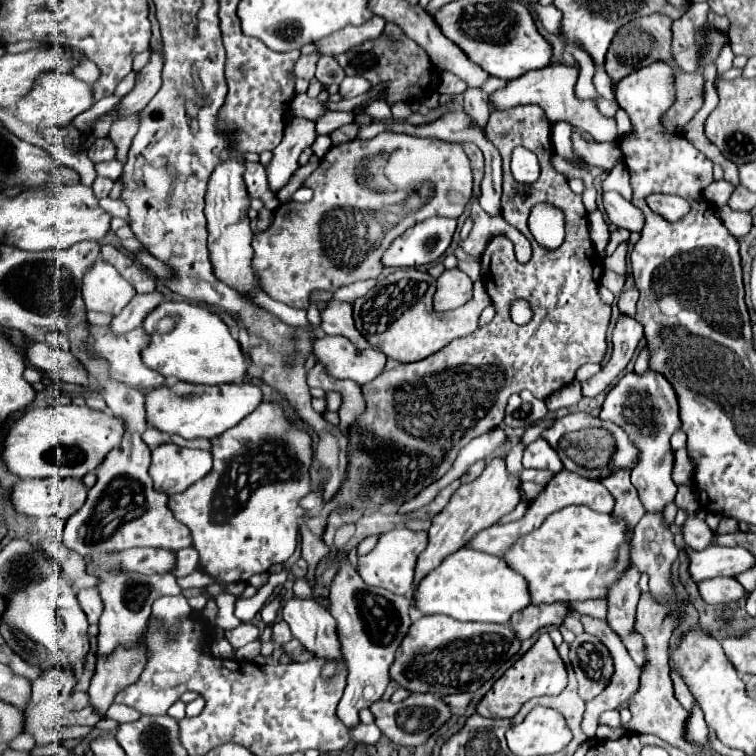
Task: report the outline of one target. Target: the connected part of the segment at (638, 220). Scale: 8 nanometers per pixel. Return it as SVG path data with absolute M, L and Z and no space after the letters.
M615 191L603 193L603 207L613 225L629 229L629 231L643 229L643 213L631 201L623 199L619 193Z

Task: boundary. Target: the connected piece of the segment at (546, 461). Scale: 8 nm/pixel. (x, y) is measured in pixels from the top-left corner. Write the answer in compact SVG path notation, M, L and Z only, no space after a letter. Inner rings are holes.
M537 439L537 441L533 441L533 443L527 445L527 449L523 453L523 467L531 467L531 469L551 469L555 473L563 469L559 455L543 439Z

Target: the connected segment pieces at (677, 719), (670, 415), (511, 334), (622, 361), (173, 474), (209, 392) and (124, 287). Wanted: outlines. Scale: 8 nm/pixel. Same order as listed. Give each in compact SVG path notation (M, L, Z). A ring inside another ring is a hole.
M643 593L637 605L637 617L635 617L635 633L643 637L643 643L647 645L647 665L643 665L641 675L639 675L639 687L633 693L631 701L627 701L629 711L633 713L631 721L621 725L627 733L651 733L657 737L663 737L667 743L683 749L687 755L695 753L695 747L689 745L683 739L685 731L685 719L689 711L685 711L679 701L673 697L673 687L669 679L669 637L671 631L677 627L677 615L669 613L675 611L673 607L663 607L659 605L649 593Z
M647 371L645 375L635 375L627 373L605 397L603 409L601 409L601 419L615 421L621 425L631 441L639 447L639 463L631 471L631 483L639 491L639 499L645 507L647 513L661 513L667 503L675 499L677 485L671 479L671 467L673 467L673 451L669 445L669 437L675 429L681 427L679 421L679 409L677 409L677 399L675 391L669 385L669 381L653 371Z
M517 105L507 111L493 111L485 131L487 131L487 139L499 149L503 157L501 215L509 225L515 225L531 241L533 257L527 265L521 265L515 259L513 243L509 239L505 237L491 239L491 243L487 245L481 257L481 279L491 297L491 303L495 305L493 321L487 327L471 333L469 337L451 341L447 347L443 347L439 353L427 359L397 365L395 369L383 371L377 379L363 385L363 397L367 401L367 409L349 429L349 445L353 449L349 457L349 479L345 481L341 491L323 507L323 511L317 517L301 525L301 557L308 563L305 578L312 588L315 586L316 566L329 552L329 548L323 545L321 538L323 527L325 527L325 517L329 511L343 507L343 505L351 505L351 503L363 509L377 509L385 501L401 505L403 501L413 499L423 487L431 485L433 481L437 481L449 471L461 447L465 447L473 437L479 437L495 429L503 421L507 399L513 393L529 389L535 397L547 399L549 395L559 391L563 385L571 383L575 379L575 371L583 363L601 363L607 353L605 333L607 333L607 325L611 317L611 305L605 305L597 293L597 285L603 273L603 263L589 239L589 221L587 221L587 211L581 203L581 195L573 195L573 191L567 185L567 179L555 169L551 169L551 139L549 139L547 115L543 113L543 109L539 109L539 105ZM517 145L527 147L539 157L541 175L533 185L519 185L511 177L509 161L511 161L511 151ZM537 203L553 205L561 209L565 215L565 241L559 249L541 247L533 239L533 235L527 231L527 217ZM517 299L527 301L533 311L531 321L525 325L513 323L509 315L509 307Z
M619 315L619 321L611 337L613 341L611 359L601 367L597 375L593 375L583 383L583 395L599 395L603 389L607 389L619 377L619 373L625 371L625 367L629 365L641 337L643 337L641 323L635 321L633 317Z
M161 443L153 449L149 475L155 489L167 495L181 493L195 481L203 479L211 469L211 453L201 449L185 449L175 443Z
M177 381L173 385L161 385L145 395L147 423L155 429L179 435L183 439L207 437L213 439L223 431L237 425L261 403L261 389L251 383L231 383L231 385L191 385L187 381Z
M97 261L83 279L83 301L89 311L119 315L133 297L135 289L131 283L105 261Z

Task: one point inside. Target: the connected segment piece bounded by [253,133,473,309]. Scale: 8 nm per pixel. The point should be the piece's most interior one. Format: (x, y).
(339, 237)

